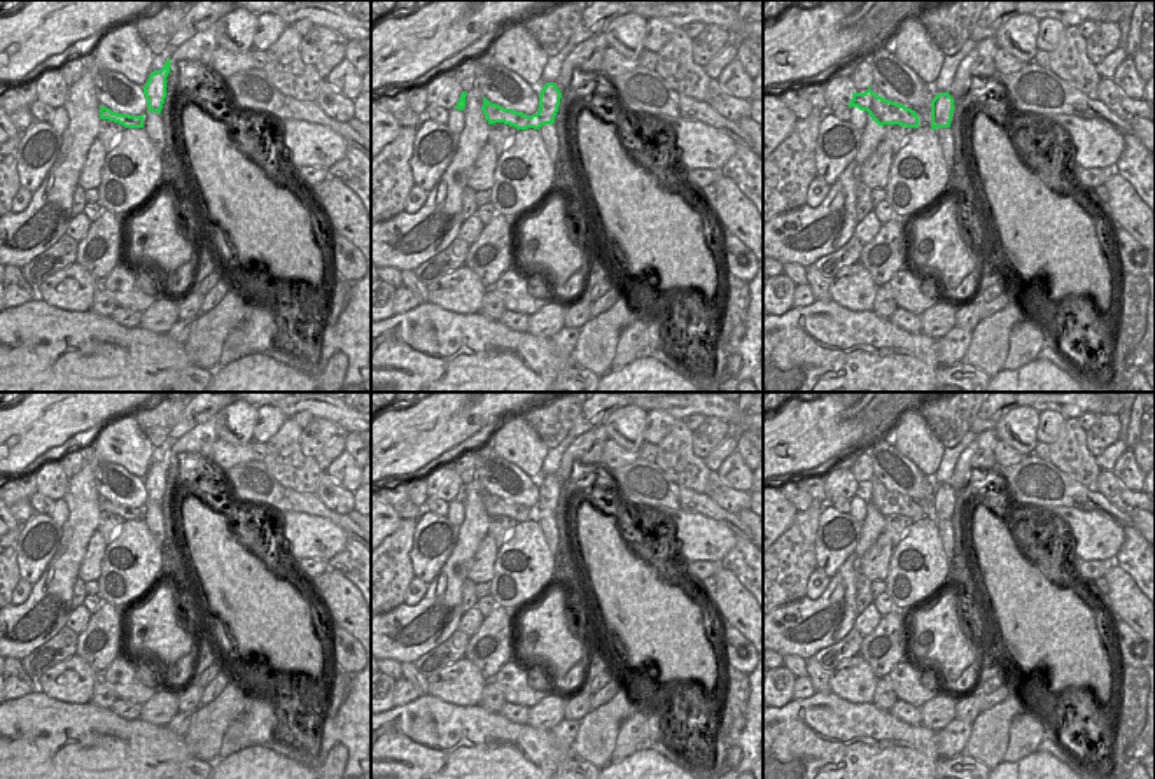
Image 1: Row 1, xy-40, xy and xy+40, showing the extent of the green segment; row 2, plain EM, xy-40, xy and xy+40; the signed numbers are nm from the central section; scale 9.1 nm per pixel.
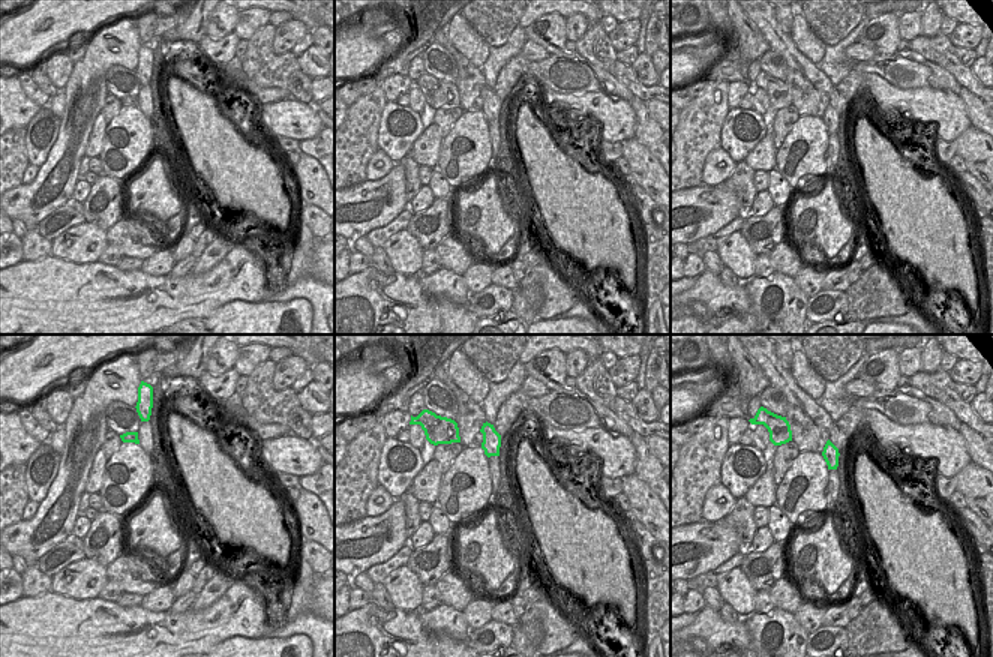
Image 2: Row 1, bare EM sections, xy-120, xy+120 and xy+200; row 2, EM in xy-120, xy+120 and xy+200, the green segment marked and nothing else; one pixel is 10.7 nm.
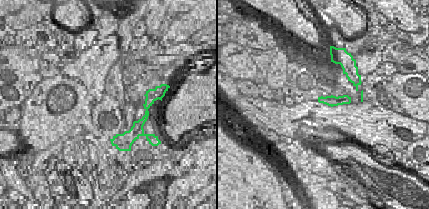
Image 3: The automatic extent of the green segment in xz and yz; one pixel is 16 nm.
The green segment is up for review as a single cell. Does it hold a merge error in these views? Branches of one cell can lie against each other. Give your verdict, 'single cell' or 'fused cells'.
fused cells

